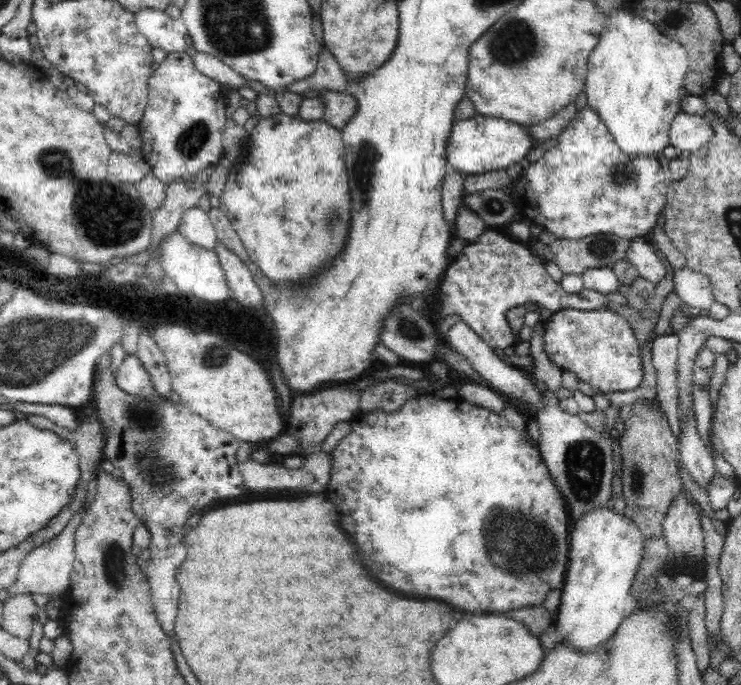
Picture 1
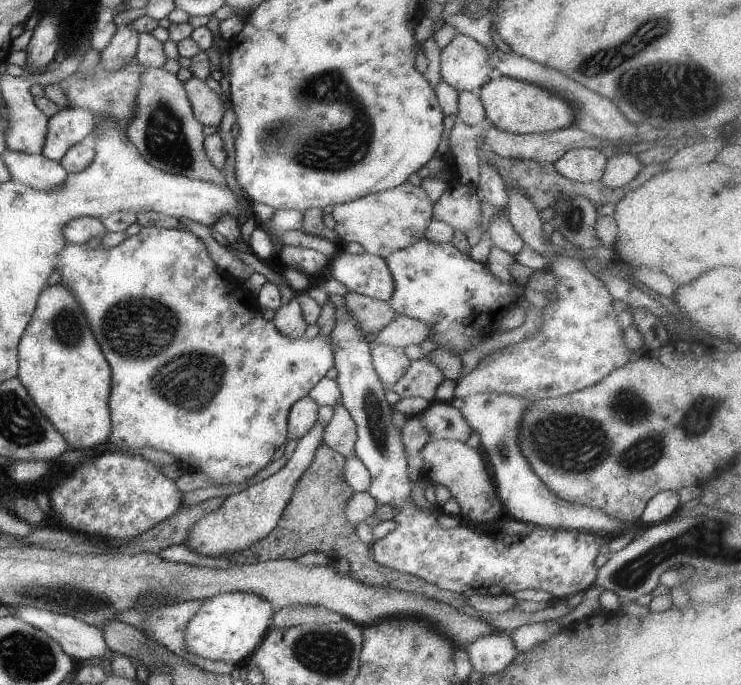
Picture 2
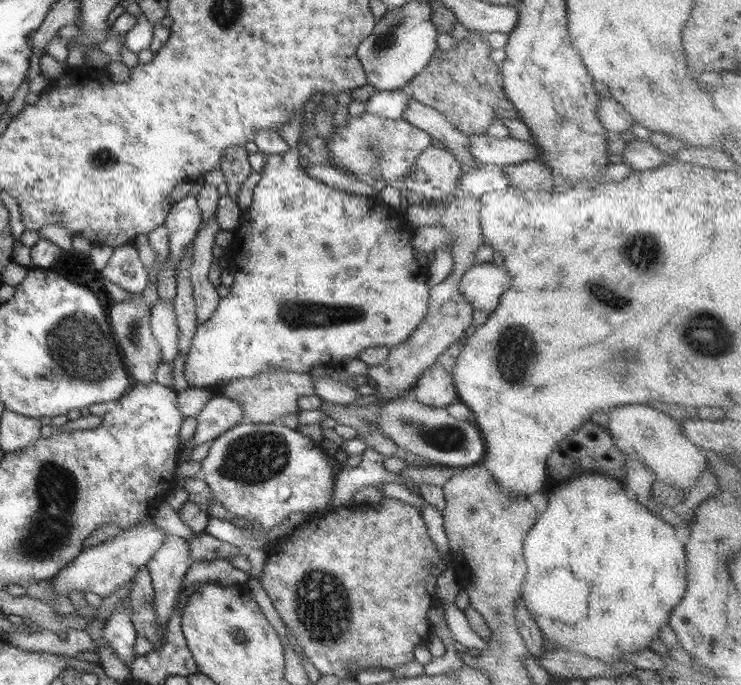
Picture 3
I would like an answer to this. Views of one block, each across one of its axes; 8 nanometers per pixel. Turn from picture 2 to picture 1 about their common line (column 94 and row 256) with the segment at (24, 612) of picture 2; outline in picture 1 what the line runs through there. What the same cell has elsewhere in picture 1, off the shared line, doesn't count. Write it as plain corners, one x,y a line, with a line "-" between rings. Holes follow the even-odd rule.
635,238
631,241
626,260
633,264
641,278
653,282
655,286
667,276
665,266
646,239

